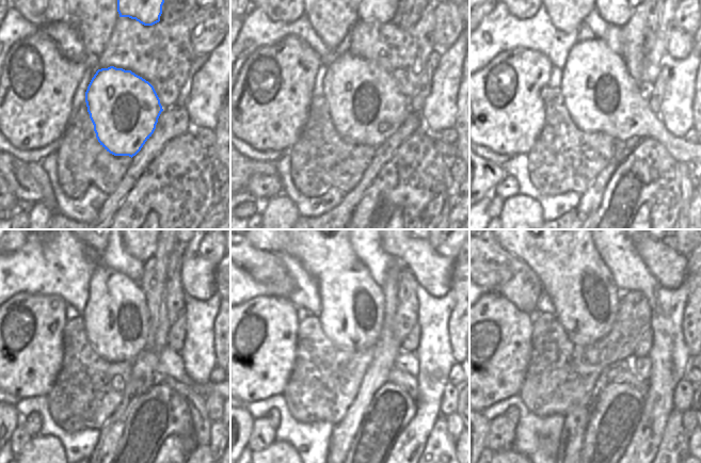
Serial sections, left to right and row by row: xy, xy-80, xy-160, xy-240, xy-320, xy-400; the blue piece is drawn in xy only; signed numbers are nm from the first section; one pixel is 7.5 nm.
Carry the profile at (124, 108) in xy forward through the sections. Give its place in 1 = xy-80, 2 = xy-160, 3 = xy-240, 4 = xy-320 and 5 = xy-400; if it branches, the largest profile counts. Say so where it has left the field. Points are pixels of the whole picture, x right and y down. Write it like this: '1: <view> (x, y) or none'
1: xy-80 (365, 102)
2: xy-160 (601, 96)
3: xy-240 (116, 322)
4: xy-320 (351, 304)
5: xy-400 (560, 251)

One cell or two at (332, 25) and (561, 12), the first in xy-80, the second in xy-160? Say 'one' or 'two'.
one

